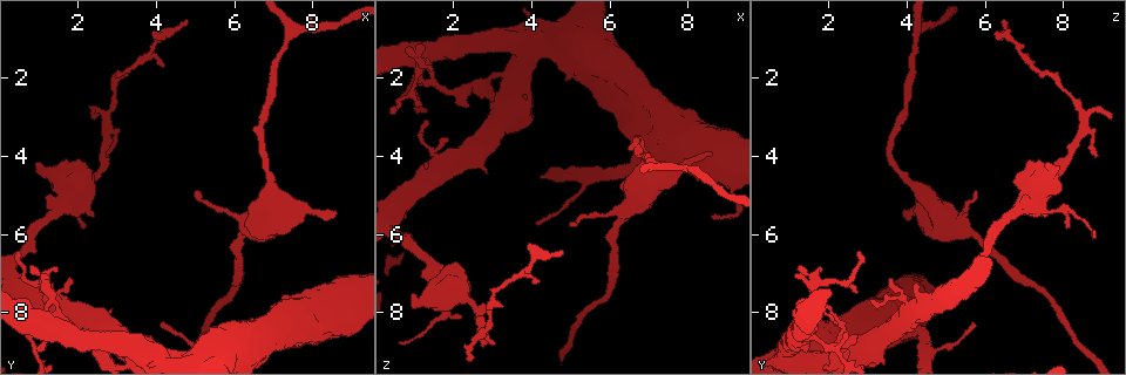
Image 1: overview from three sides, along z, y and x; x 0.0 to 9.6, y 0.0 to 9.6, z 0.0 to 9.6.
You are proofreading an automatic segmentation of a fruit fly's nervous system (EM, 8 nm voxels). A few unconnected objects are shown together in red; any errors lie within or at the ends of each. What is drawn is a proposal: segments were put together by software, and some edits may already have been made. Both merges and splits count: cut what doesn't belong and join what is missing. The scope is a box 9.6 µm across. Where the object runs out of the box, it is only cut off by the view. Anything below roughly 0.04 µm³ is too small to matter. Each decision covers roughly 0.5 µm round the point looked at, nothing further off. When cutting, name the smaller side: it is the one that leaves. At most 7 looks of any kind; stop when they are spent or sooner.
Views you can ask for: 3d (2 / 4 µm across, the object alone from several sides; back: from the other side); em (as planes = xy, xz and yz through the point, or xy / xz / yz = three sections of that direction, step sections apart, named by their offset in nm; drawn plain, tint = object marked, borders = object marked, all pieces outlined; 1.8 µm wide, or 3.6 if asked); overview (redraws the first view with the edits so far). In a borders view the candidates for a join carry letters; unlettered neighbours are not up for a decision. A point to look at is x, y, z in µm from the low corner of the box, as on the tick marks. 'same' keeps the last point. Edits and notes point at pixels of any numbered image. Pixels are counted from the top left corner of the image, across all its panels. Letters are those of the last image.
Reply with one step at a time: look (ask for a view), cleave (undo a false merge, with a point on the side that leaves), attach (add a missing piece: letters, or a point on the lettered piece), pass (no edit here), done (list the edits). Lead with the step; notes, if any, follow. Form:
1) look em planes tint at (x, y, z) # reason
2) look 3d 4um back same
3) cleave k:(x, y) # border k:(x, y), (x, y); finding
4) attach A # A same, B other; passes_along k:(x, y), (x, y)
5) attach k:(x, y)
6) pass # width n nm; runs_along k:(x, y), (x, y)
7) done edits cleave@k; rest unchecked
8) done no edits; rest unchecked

look 3d 2um at (8.65, 5.45, 3.95) # an open end

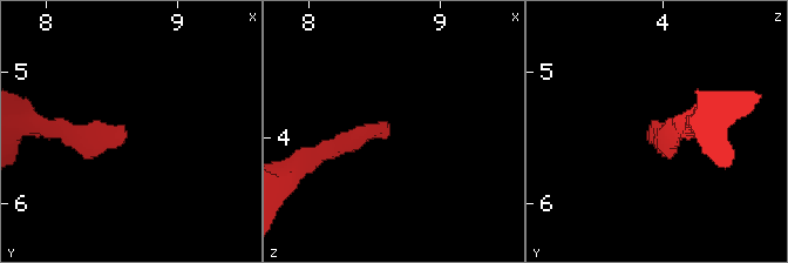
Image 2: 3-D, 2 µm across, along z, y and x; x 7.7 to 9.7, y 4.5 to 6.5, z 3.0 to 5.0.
look em planes borders at (8.64, 5.44, 3.90) # shape alone is not enough

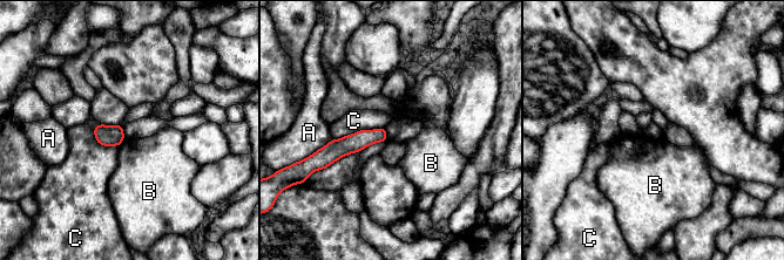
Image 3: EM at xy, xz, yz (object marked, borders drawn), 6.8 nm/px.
pass # width 100 nm; A other, B other, C other; border 3:(384, 128), (359, 129), (333, 139); no lettered piece goes on from it

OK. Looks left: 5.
look em yz step 4 borders at (6.95, 5.20, 4.55)

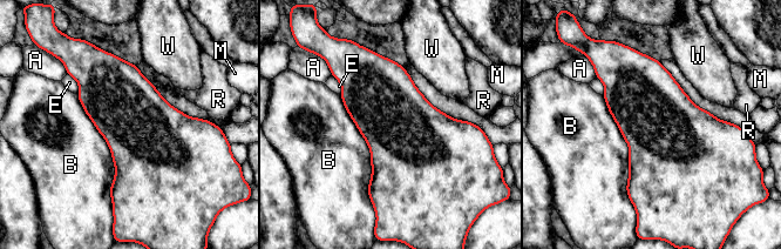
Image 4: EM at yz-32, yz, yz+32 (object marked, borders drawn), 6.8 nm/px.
pass # longest_contact B 800 nm; A other, B other, E other, M other, R other, W other; one neuron here

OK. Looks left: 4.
look em planes borders at (0.75, 6.75, 1.30) # thin end

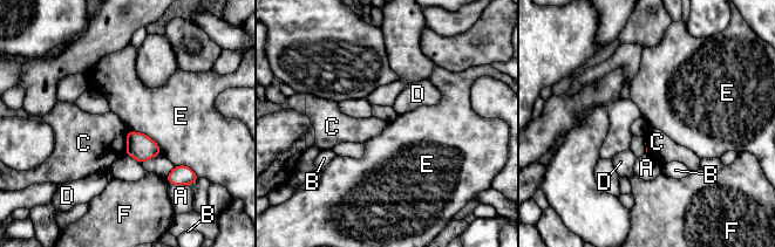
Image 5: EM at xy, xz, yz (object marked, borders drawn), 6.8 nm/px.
pass # A other, B other, C other, D other, E other, F other; border 5:(129, 130), (148, 135), (161, 153); no lettered piece goes on from it

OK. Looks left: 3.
done no edits; rest unchecked

